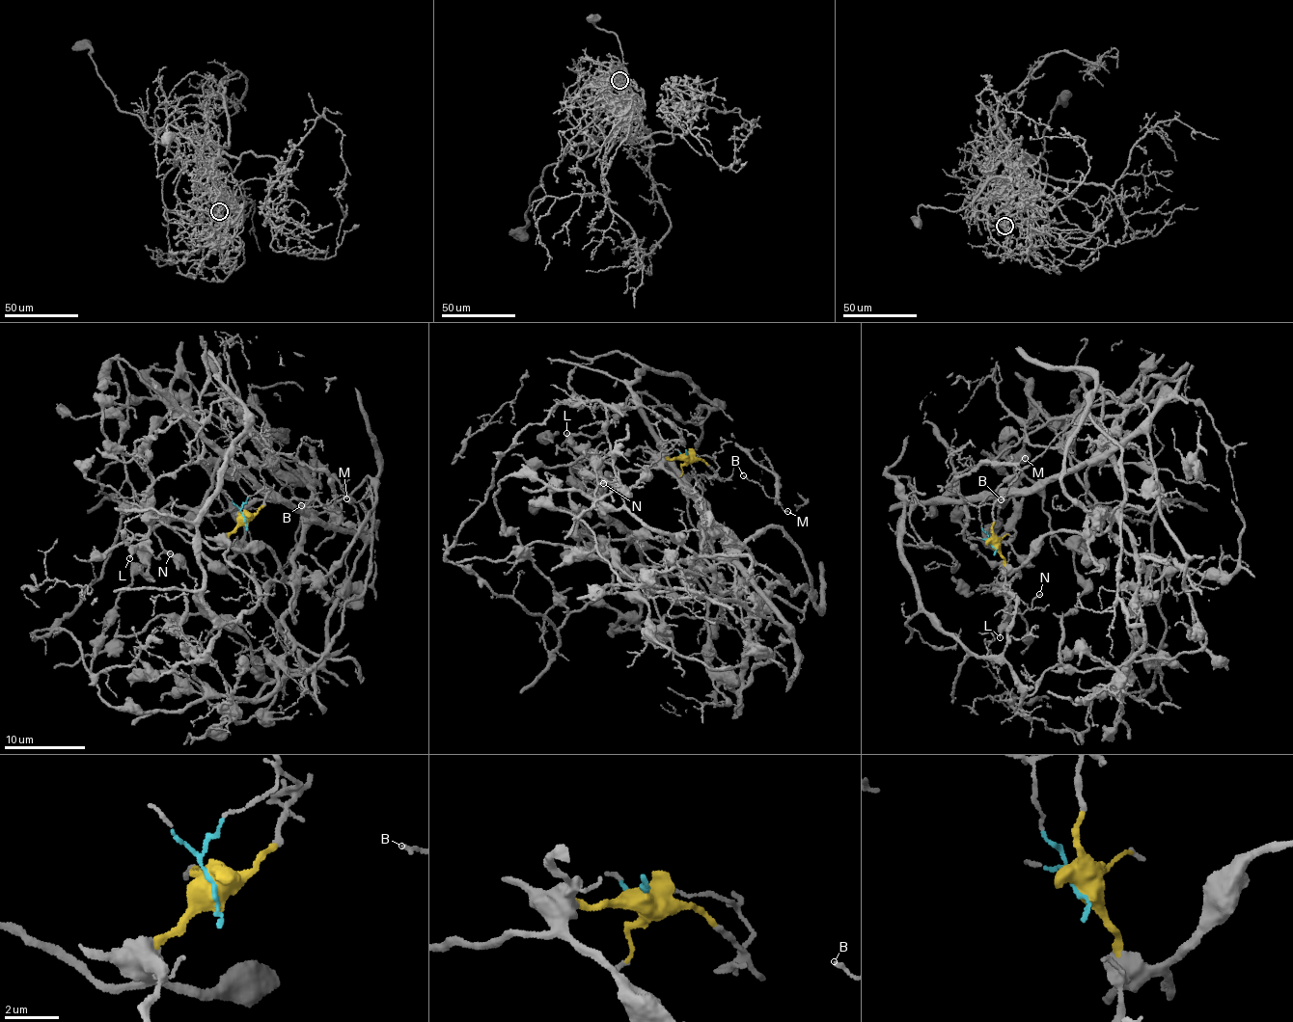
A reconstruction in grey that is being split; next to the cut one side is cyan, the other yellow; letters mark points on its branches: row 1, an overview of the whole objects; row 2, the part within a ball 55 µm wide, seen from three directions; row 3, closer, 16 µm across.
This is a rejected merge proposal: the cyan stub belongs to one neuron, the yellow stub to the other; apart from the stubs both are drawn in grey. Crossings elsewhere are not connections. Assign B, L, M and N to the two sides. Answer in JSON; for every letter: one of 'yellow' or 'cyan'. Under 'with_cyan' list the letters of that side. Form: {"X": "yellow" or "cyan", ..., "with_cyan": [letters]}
{"B": "cyan", "L": "yellow", "M": "cyan", "N": "yellow", "with_cyan": ["B", "M"]}

